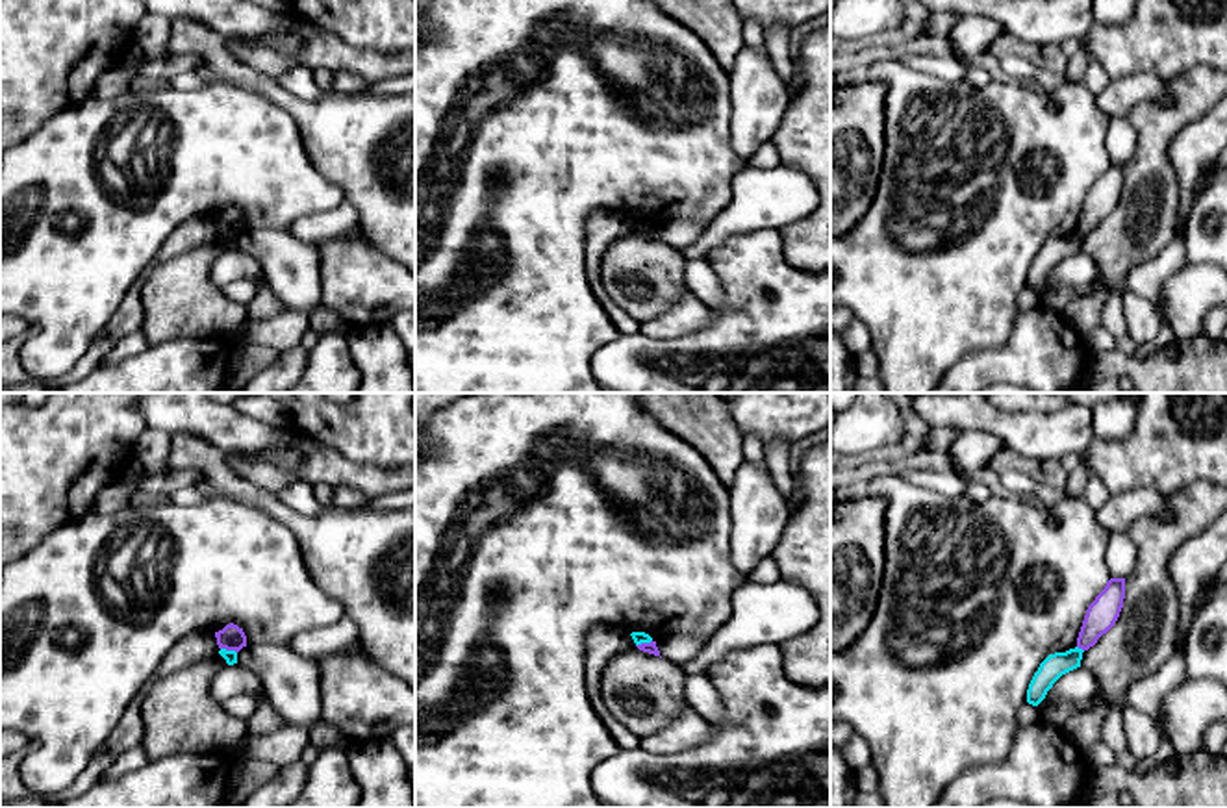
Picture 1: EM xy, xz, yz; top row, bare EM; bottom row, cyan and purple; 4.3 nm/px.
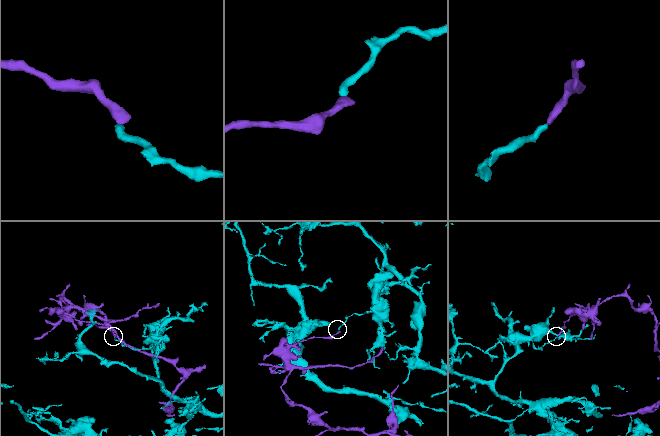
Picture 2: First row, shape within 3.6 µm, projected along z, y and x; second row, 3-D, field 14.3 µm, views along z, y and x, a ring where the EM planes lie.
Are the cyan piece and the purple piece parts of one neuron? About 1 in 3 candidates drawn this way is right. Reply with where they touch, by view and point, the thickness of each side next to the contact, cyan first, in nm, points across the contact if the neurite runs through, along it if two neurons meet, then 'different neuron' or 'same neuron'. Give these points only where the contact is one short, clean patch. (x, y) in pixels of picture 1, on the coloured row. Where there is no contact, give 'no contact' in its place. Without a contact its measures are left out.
meets cyan in xy at (228, 651); 60 nm thick on the cyan side, 110 nm on the other; border along xy (221, 647), (236, 653); different neuron

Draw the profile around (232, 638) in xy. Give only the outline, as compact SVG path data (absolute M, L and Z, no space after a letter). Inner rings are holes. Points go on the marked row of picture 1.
M230 623L222 630L215 632L219 649L235 650L239 652L243 647L247 647L247 636L243 628Z

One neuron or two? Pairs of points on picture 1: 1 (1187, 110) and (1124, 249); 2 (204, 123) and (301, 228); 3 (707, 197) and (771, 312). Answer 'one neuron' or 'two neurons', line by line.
1: one neuron
2: two neurons
3: two neurons

